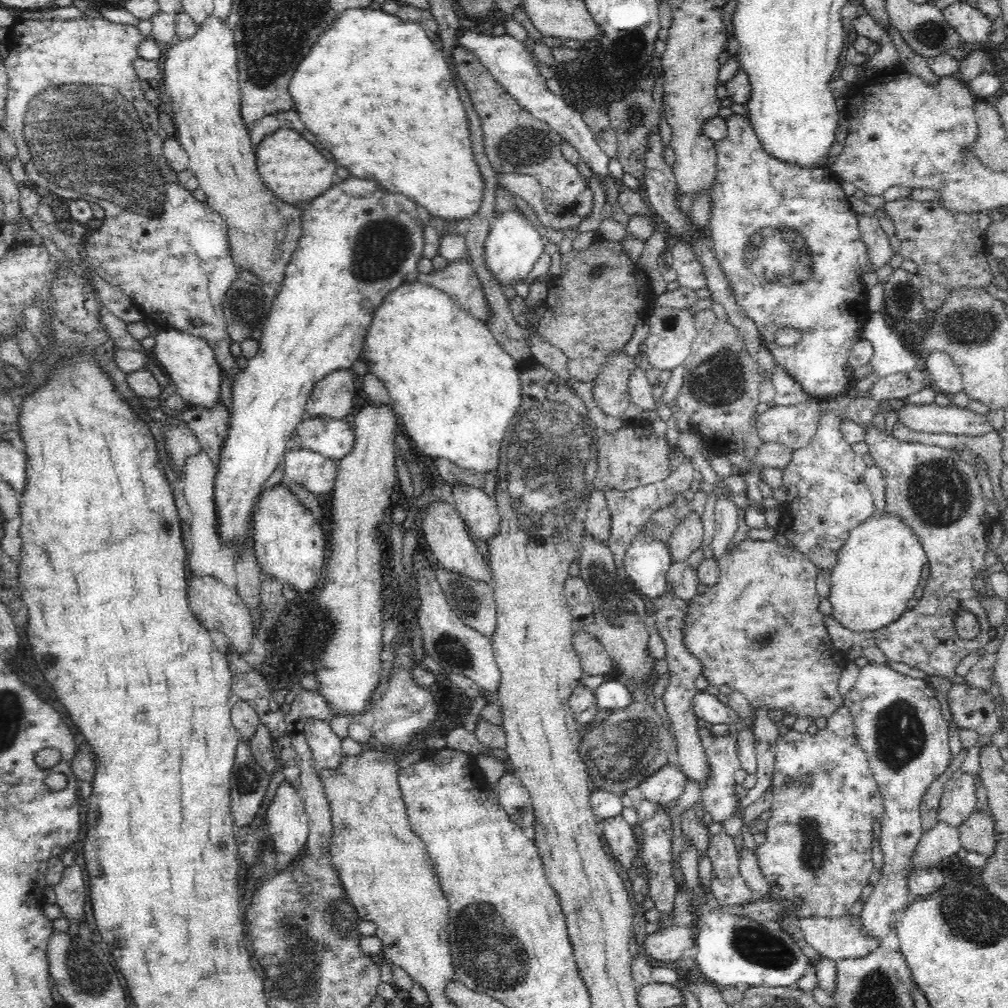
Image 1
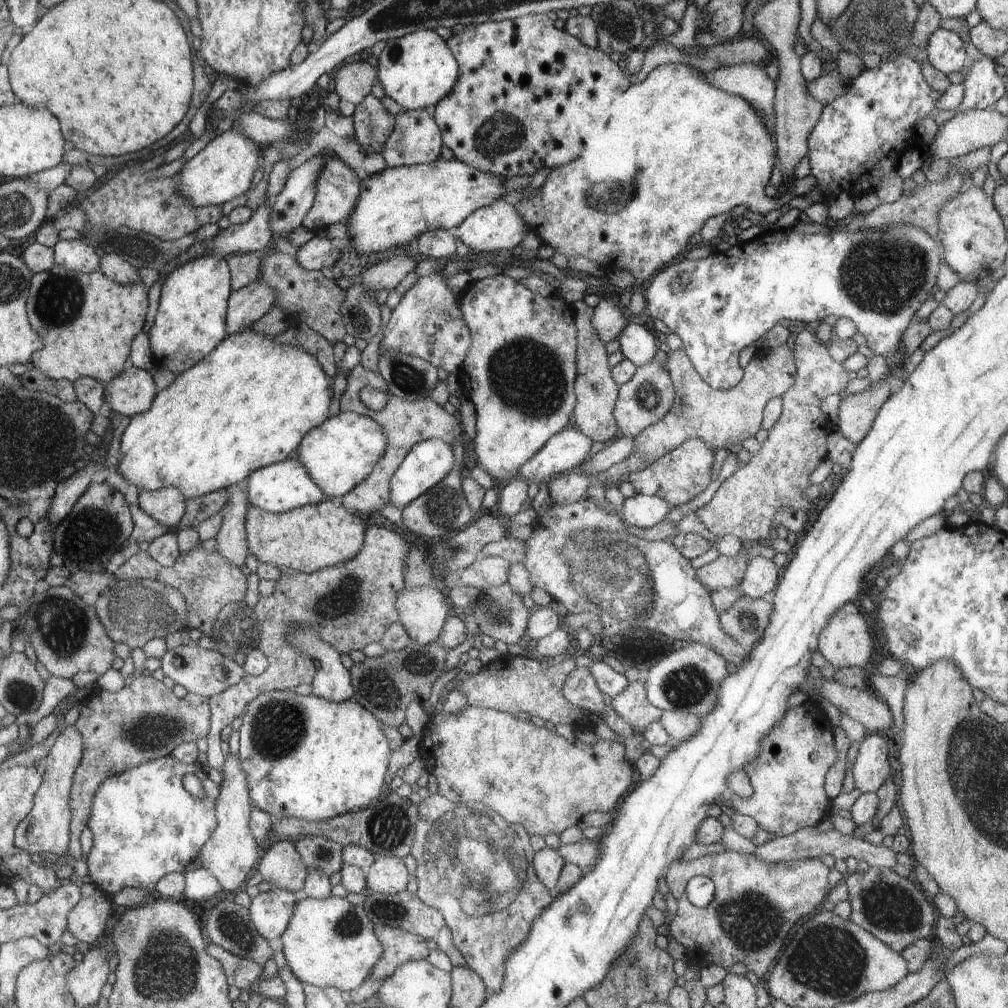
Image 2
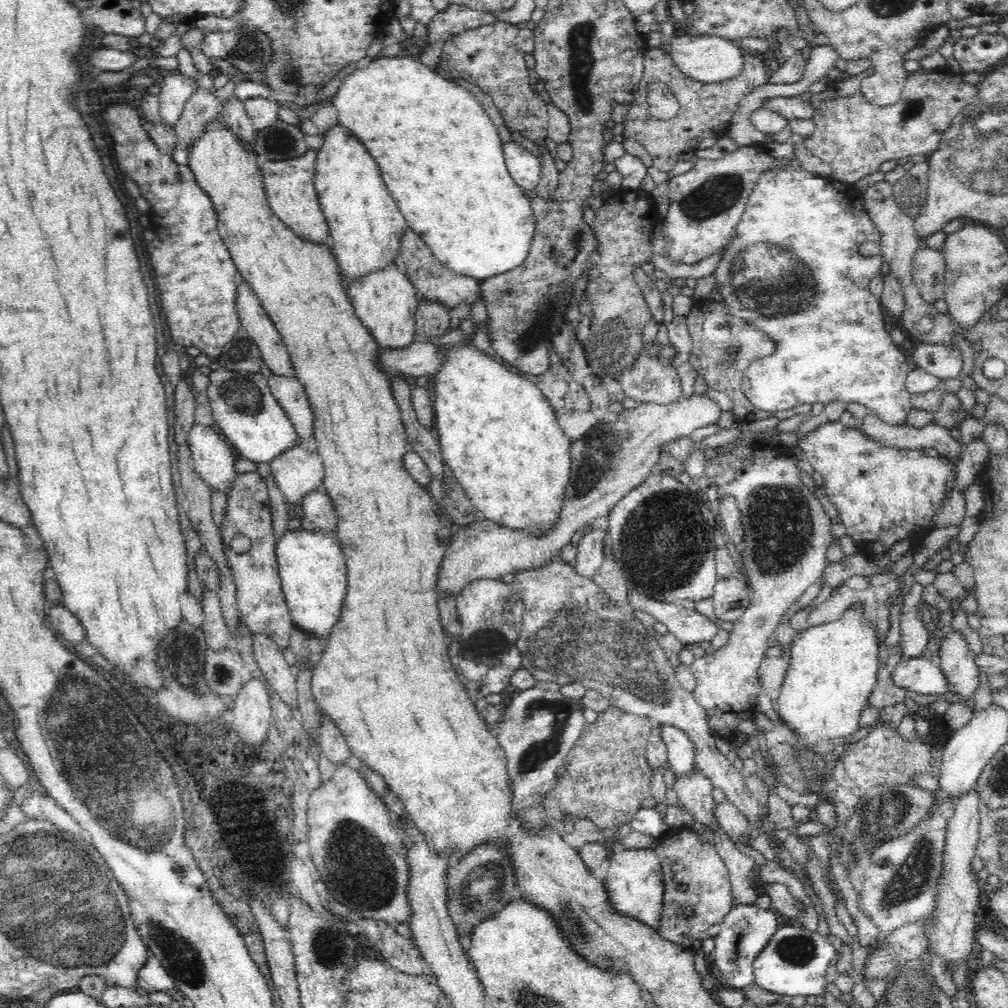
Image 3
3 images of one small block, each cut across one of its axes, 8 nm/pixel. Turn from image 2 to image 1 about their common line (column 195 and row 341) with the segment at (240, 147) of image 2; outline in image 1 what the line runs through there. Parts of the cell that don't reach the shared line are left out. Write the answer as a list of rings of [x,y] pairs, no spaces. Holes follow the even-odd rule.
[[[157,327],[157,332],[156,347],[152,350],[152,354],[160,362],[160,367],[164,368],[172,378],[175,392],[192,406],[214,408],[220,402],[220,381],[223,369],[210,344],[194,335],[176,331],[176,329]]]

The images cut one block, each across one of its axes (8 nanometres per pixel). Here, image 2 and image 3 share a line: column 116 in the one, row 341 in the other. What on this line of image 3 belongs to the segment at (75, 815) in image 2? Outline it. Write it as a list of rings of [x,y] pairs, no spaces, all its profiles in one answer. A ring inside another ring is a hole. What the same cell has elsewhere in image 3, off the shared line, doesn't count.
[[[696,302],[688,312],[688,333],[692,340],[692,349],[686,362],[696,369],[698,376],[710,389],[724,392],[732,400],[732,414],[736,420],[743,423],[759,421],[770,416],[766,411],[758,410],[750,404],[742,391],[742,380],[751,363],[771,356],[776,350],[776,344],[758,328],[750,325],[741,317],[729,313],[723,302]]]

